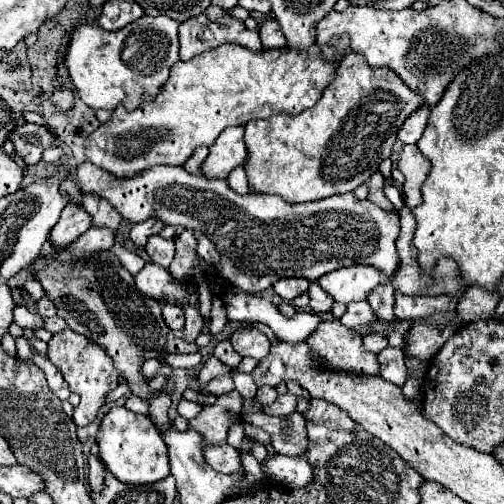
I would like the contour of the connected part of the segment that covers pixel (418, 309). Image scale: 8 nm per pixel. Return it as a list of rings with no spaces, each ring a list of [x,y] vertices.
[[[395,293],[395,315],[397,319],[423,319],[435,311],[455,309],[457,299],[451,295],[437,297],[409,297],[403,293]]]

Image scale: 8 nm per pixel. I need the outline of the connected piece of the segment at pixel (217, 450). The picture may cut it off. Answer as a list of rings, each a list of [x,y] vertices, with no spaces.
[[[203,439],[203,457],[219,473],[235,473],[243,469],[237,449],[233,449],[227,441],[213,445]]]

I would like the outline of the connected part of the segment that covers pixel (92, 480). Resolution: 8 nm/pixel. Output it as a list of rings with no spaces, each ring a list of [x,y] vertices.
[[[87,455],[87,463],[89,463],[89,487],[91,493],[99,493],[103,491],[103,471],[105,465],[101,463],[101,459],[97,455]]]

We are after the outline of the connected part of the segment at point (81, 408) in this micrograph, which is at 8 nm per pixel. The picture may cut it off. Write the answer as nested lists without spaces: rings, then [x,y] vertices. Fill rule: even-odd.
[[[69,327],[51,337],[51,341],[49,341],[49,359],[53,361],[53,365],[57,365],[61,369],[69,389],[81,397],[81,403],[73,409],[75,425],[77,427],[87,427],[97,417],[97,411],[103,405],[105,393],[117,387],[119,373],[113,367],[113,359],[95,341],[71,331]]]

